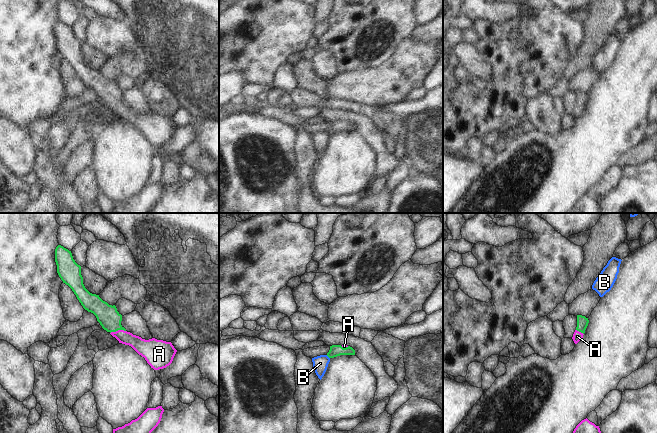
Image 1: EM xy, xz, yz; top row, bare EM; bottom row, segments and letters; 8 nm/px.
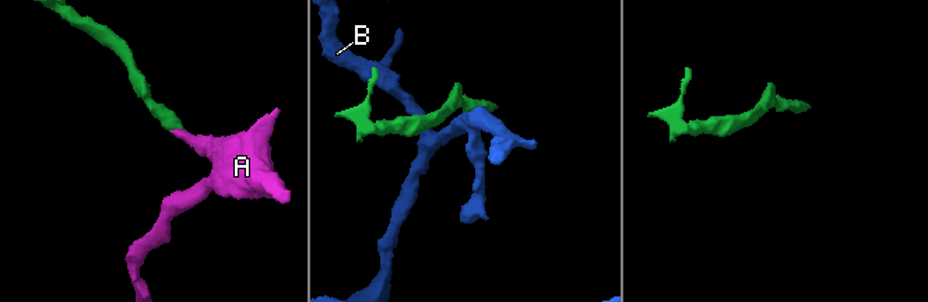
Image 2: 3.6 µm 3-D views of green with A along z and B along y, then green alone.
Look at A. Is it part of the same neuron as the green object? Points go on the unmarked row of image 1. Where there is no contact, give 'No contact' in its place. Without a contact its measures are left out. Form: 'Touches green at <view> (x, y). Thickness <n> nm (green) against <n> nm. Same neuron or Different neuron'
Touches green at xy (117, 106). Thickness 180 nm (green) against 130 nm. Same neuron

